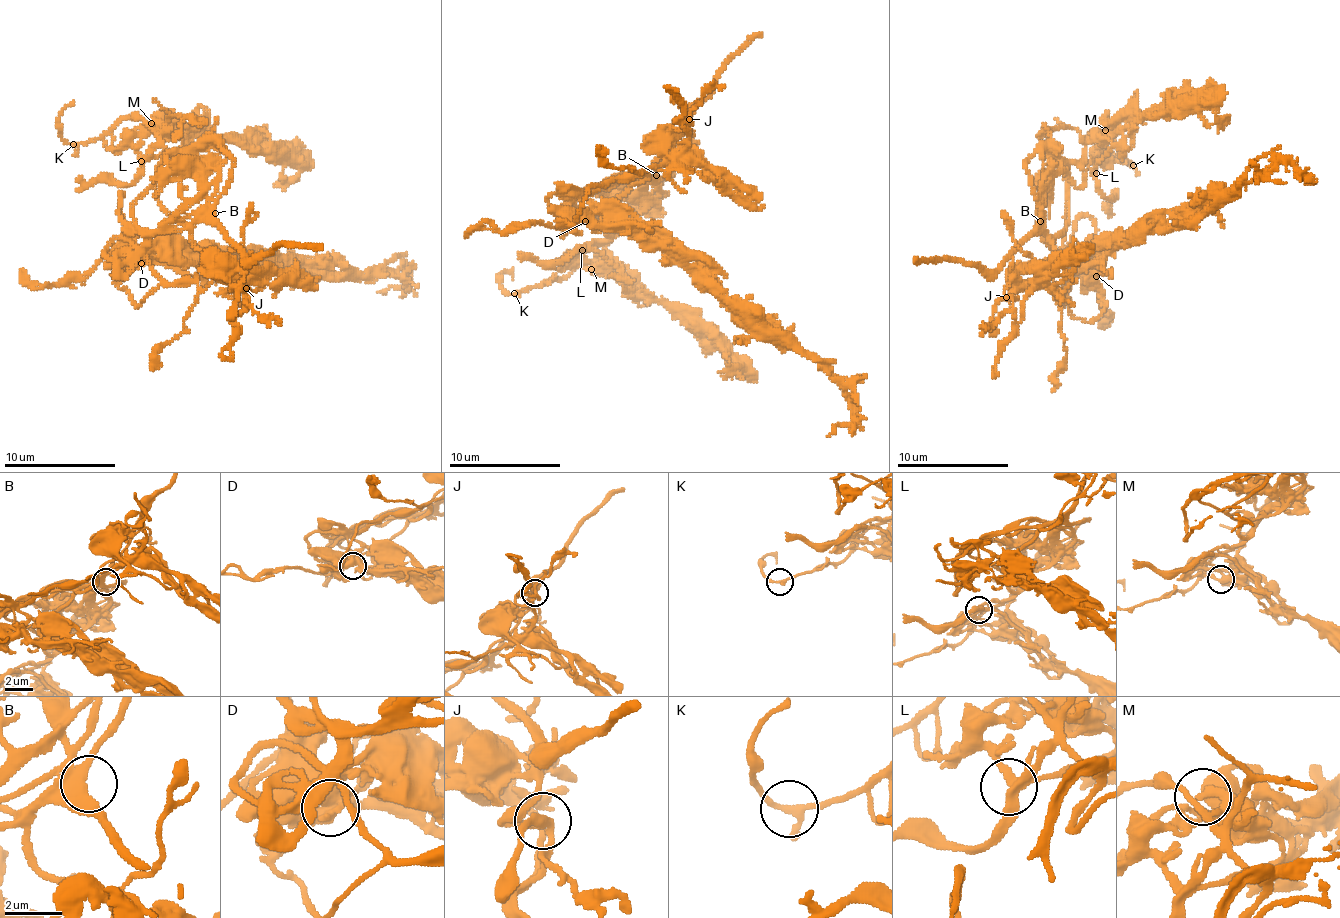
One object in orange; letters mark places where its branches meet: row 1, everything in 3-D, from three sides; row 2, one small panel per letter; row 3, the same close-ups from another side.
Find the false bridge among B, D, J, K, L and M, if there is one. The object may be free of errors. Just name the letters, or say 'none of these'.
none of these

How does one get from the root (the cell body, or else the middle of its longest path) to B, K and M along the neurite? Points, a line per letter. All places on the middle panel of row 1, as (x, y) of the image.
B: (593, 206), (584, 197), (592, 190), (615, 182), (632, 182), (642, 176), (656, 175)
K: (593, 206), (584, 194), (575, 206), (612, 219), (618, 228), (609, 238), (576, 253), (542, 287), (514, 294)
M: (593, 206), (584, 194), (575, 206), (612, 219), (618, 231), (601, 244), (603, 249), (591, 269)

